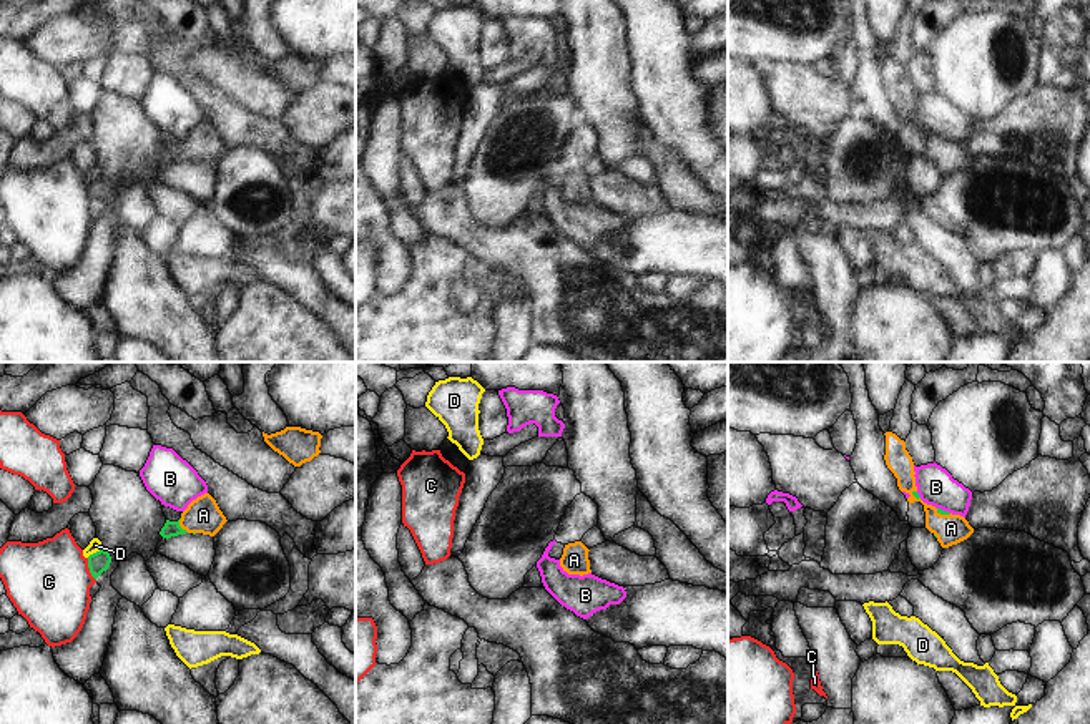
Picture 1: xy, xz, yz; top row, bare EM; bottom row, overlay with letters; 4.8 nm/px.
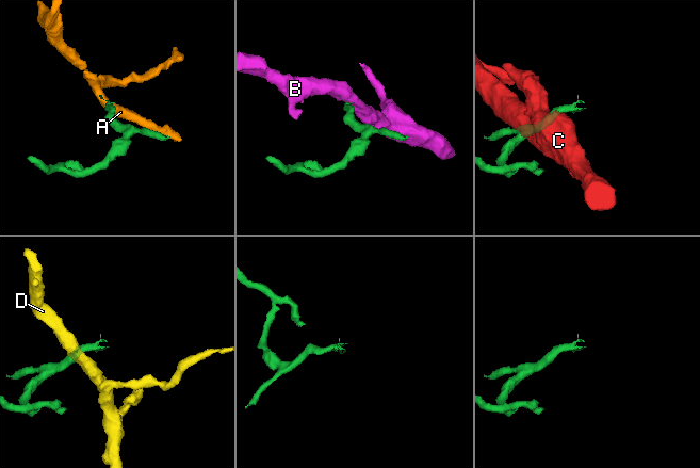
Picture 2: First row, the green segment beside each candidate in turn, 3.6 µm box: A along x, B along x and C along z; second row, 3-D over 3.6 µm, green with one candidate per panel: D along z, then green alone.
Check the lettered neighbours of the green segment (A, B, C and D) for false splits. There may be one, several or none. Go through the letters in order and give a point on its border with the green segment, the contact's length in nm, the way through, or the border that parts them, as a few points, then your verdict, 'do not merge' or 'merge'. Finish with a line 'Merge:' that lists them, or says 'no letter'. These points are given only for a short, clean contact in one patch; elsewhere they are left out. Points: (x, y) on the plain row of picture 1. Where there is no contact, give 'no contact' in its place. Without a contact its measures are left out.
A: xy (180, 155) | 80 nm | across xy (171, 156), (180, 155), (203, 143) | merge
B: yz (942, 138) | 70 nm | along yz (937, 135), (949, 141) | do not merge
C: xy (90, 198) | 120 nm | do not merge
D: xy (93, 181) | 90 nm | along xy (102, 176), (87, 185) | do not merge
Merge: A

